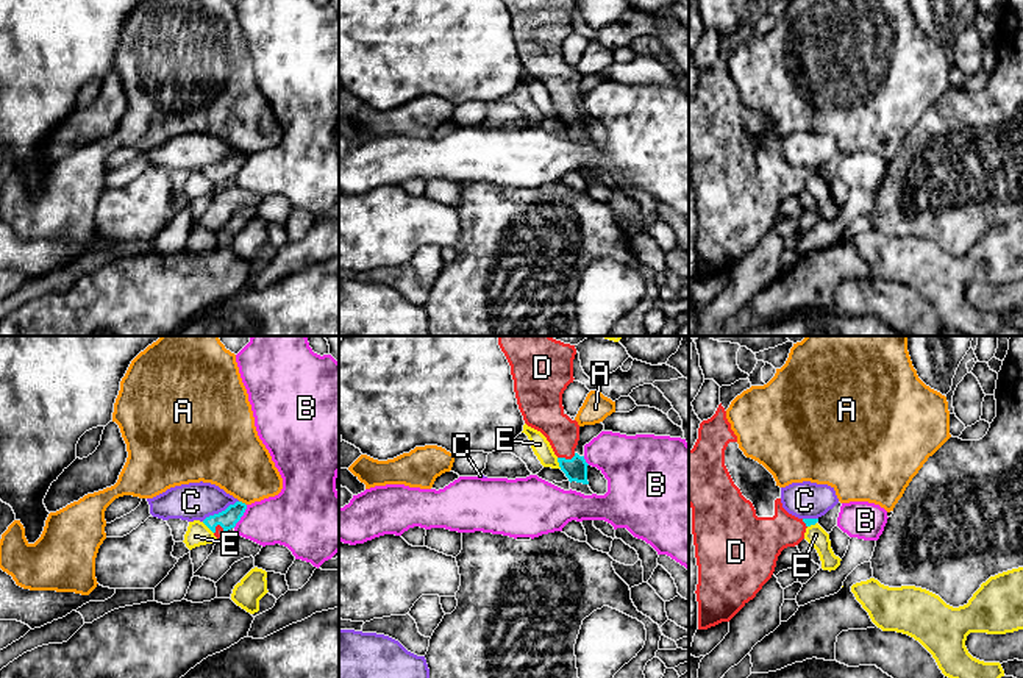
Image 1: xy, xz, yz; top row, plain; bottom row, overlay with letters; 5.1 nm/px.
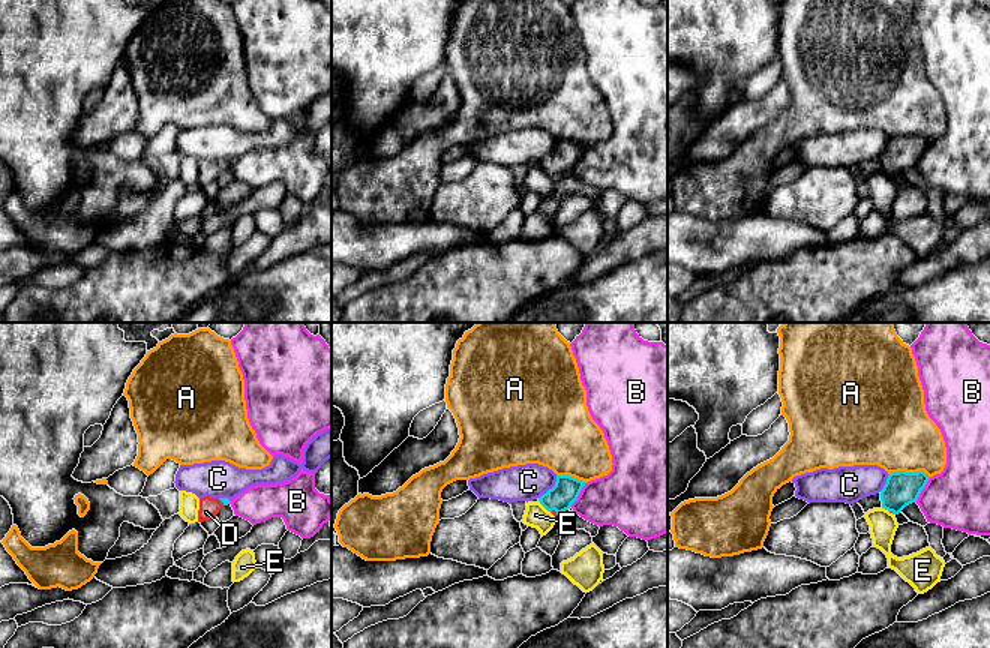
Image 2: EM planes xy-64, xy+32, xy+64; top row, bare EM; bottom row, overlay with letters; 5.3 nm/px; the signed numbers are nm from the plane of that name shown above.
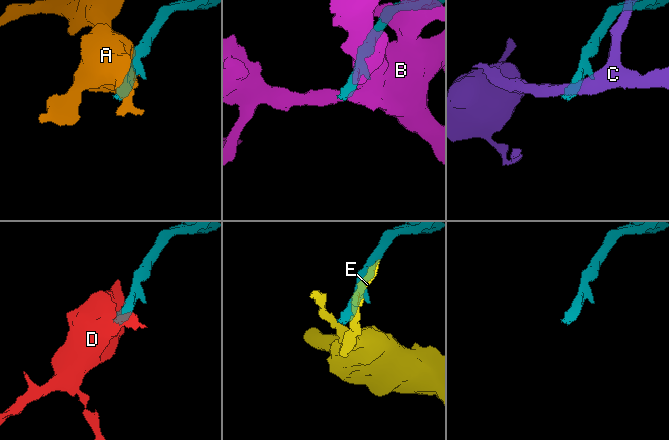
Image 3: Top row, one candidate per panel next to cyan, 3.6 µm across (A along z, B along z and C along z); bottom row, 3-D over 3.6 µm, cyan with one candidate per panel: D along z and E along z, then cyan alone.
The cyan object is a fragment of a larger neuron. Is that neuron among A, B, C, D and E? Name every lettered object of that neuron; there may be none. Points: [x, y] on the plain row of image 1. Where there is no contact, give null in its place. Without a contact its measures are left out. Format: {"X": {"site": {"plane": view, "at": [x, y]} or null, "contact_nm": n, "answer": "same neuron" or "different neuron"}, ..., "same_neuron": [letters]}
{"A": {"site": {"plane": "xy", "at": [241, 152]}, "contact_nm": 50, "answer": "different neuron"}, "B": {"site": {"plane": "xy", "at": [242, 164]}, "contact_nm": 140, "answer": "different neuron"}, "C": {"site": {"plane": "xy", "at": [219, 163]}, "contact_nm": 220, "answer": "different neuron"}, "D": {"site": {"plane": "xz", "at": [564, 108]}, "contact_nm": 100, "answer": "same neuron"}, "E": {"site": {"plane": "xy", "at": [208, 177]}, "contact_nm": 90, "answer": "different neuron"}, "same_neuron": ["D"]}

